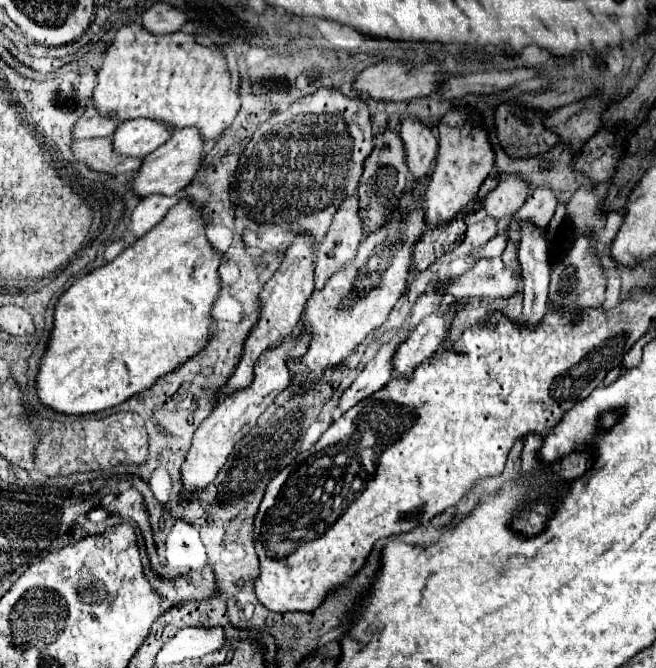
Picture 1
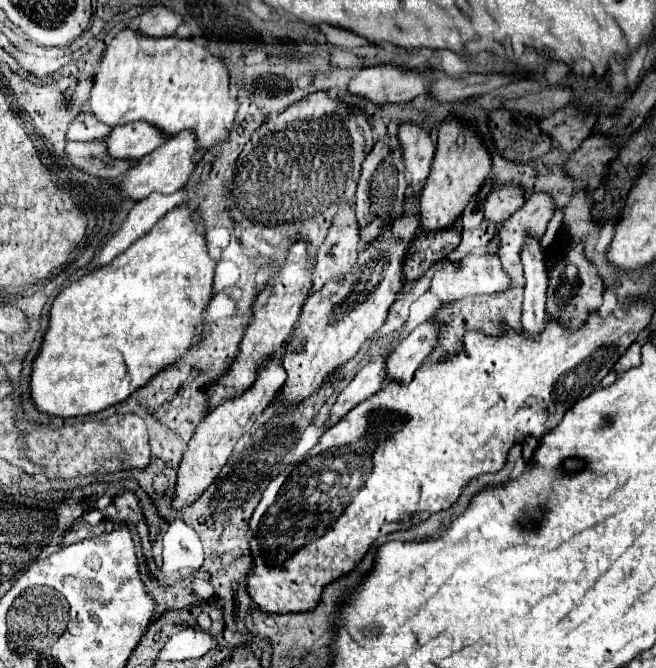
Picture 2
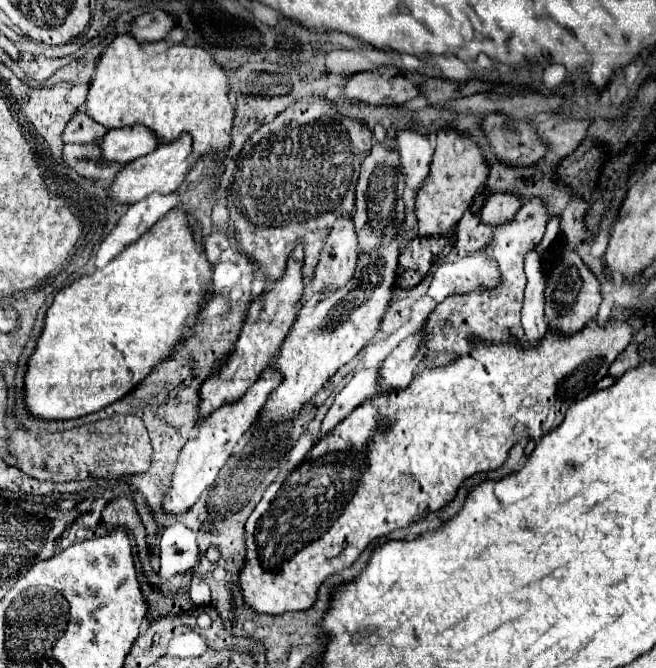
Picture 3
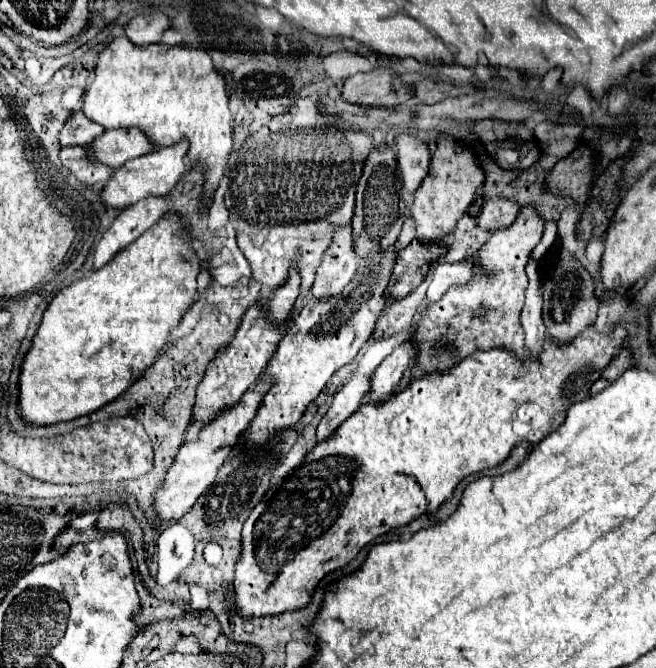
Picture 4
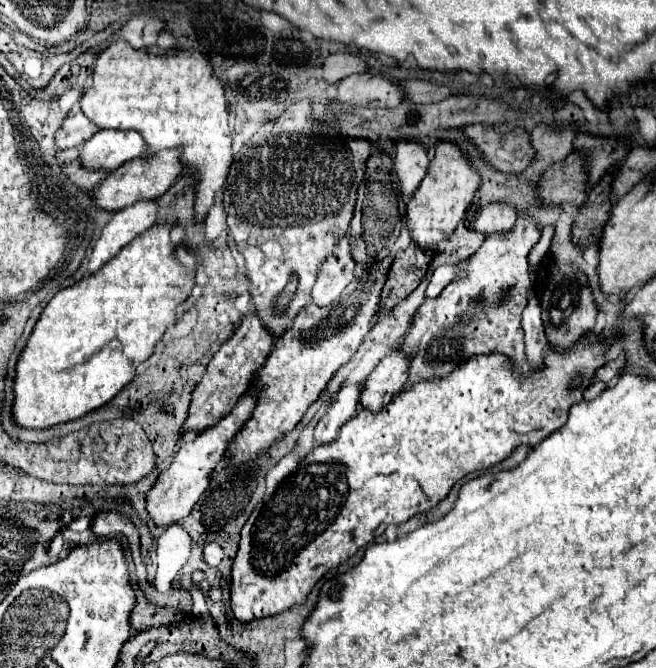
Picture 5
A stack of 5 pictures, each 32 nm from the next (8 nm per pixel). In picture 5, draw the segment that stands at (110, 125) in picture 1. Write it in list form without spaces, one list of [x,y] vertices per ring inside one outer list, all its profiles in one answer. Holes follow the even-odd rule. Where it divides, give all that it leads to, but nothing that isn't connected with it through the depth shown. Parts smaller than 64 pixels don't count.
[[[78,112],[76,116],[68,116],[64,120],[62,128],[56,132],[56,146],[58,146],[58,150],[82,146],[96,132],[100,132],[100,128],[96,124],[90,124],[90,120],[82,112]]]

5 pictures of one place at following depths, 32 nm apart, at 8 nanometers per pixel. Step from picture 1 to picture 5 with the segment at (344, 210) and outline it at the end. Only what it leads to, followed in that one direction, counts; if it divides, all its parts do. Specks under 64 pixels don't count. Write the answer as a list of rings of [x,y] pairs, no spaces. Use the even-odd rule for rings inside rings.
[[[348,234],[340,236],[332,254],[326,256],[322,266],[318,268],[318,278],[312,288],[312,300],[316,304],[332,304],[336,296],[354,280],[356,262],[350,254]]]

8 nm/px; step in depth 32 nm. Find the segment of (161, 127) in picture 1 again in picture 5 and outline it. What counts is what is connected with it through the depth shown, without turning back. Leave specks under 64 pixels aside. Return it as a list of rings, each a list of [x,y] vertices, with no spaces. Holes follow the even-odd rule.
[[[102,130],[80,148],[80,160],[86,168],[116,170],[124,162],[144,156],[144,138],[136,130]]]

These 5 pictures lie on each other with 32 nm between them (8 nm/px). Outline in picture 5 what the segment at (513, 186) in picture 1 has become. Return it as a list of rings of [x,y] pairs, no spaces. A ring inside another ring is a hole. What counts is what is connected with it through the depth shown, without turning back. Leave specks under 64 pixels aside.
[[[492,202],[482,208],[480,216],[474,222],[474,230],[484,232],[486,236],[496,232],[508,232],[516,222],[516,218],[518,218],[516,208],[504,202]]]

